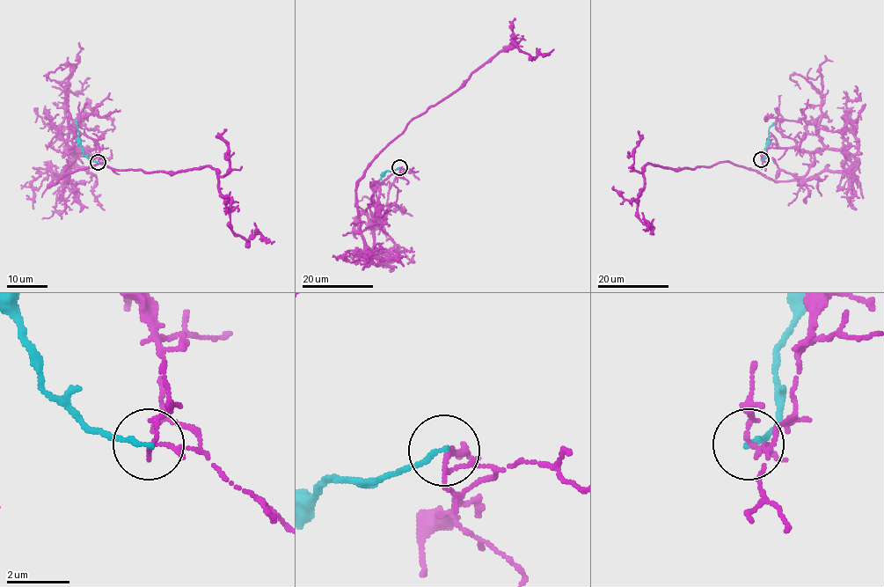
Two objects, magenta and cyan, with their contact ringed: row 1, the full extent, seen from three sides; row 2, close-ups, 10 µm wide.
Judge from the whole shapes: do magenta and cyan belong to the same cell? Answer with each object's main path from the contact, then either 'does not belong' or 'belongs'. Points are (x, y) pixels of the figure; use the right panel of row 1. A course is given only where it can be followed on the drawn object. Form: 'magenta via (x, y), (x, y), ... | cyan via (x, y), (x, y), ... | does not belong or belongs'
magenta via (762, 159), (772, 135), (780, 147), (846, 150), (858, 165), (777, 180), (727, 161), (646, 164), (643, 229) | cyan via (762, 159), (764, 157), (769, 128), (773, 123) | does not belong

